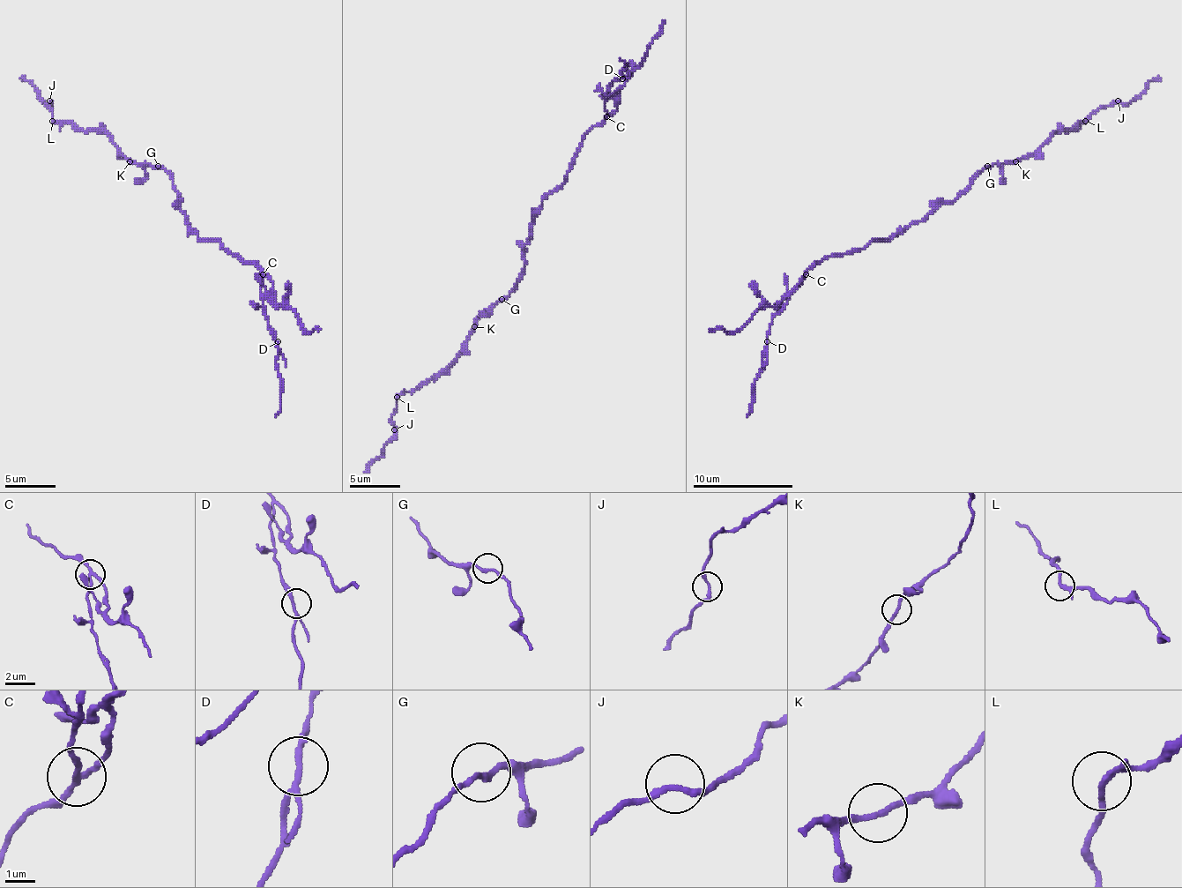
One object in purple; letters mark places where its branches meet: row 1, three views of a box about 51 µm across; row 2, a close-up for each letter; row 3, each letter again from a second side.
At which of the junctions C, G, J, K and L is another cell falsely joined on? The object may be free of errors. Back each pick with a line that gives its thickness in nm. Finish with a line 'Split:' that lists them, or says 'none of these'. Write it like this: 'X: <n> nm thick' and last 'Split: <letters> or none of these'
C: 170 nm thick
Split: C

